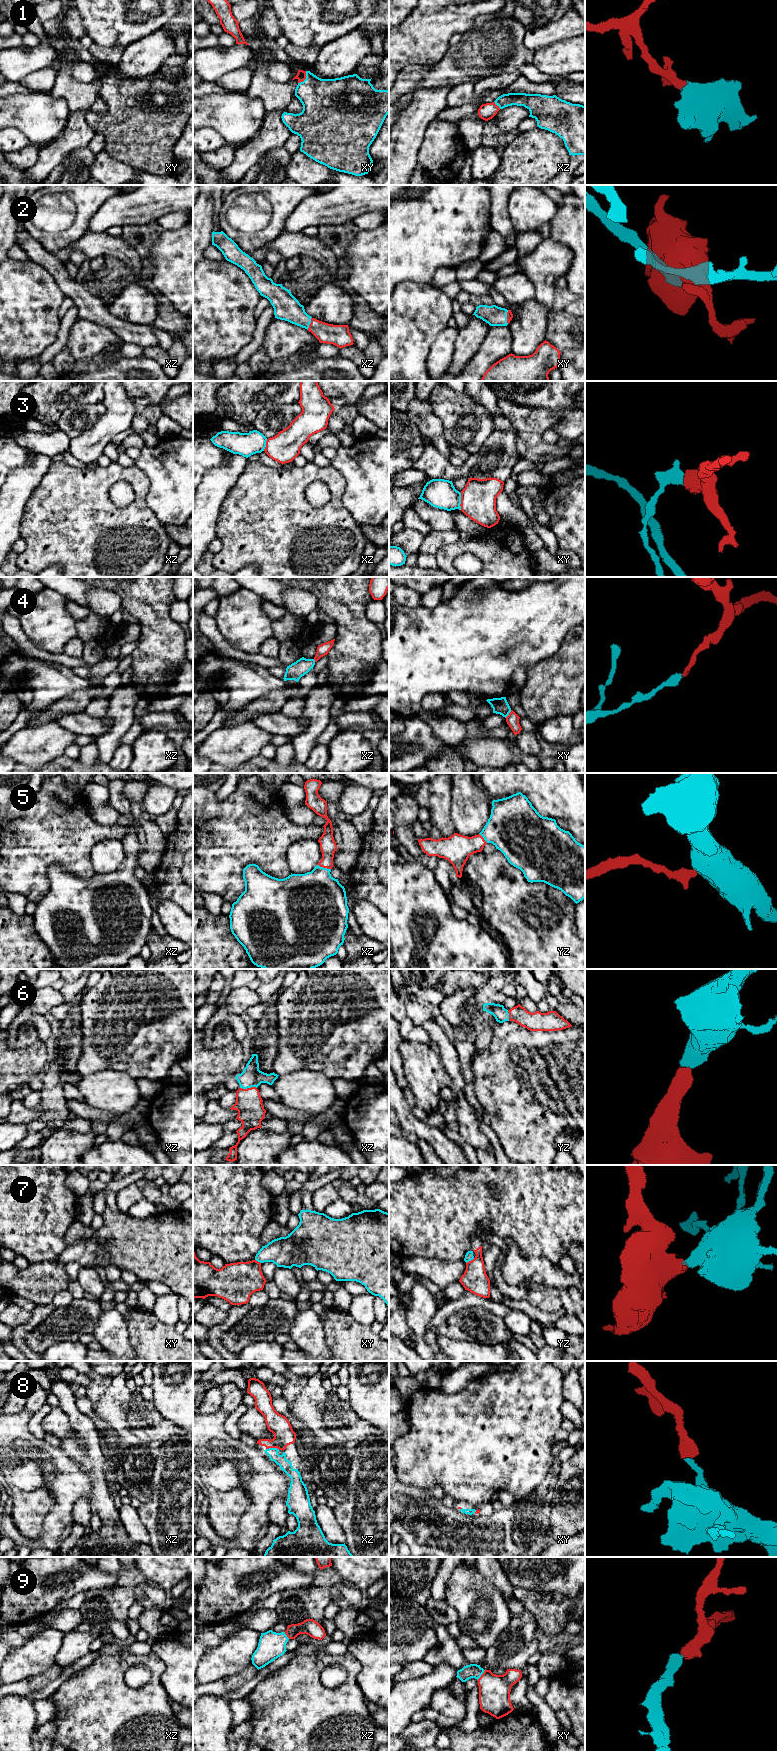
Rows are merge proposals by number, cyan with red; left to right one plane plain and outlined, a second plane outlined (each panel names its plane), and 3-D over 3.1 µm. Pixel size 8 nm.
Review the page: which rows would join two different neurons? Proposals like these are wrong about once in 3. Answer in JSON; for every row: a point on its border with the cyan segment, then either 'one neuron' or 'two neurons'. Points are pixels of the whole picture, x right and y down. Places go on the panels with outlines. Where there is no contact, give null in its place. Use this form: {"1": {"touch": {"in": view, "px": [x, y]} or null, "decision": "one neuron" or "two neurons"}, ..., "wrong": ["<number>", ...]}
{"1": {"touch": {"in": "xy", "px": [306, 78]}, "decision": "one neuron"}, "2": {"touch": {"in": "xy", "px": [506, 317]}, "decision": "one neuron"}, "3": {"touch": {"in": "xy", "px": [460, 501]}, "decision": "two neurons"}, "4": {"touch": {"in": "xy", "px": [508, 714]}, "decision": "two neurons"}, "5": {"touch": {"in": "xz", "px": [324, 868]}, "decision": "one neuron"}, "6": {"touch": {"in": "xz", "px": [248, 1087]}, "decision": "one neuron"}, "7": {"touch": {"in": "yz", "px": [470, 1260]}, "decision": "two neurons"}, "8": {"touch": {"in": "xz", "px": [273, 1448]}, "decision": "one neuron"}, "9": {"touch": {"in": "xy", "px": [481, 1674]}, "decision": "one neuron"}, "wrong": ["3", "4", "7"]}

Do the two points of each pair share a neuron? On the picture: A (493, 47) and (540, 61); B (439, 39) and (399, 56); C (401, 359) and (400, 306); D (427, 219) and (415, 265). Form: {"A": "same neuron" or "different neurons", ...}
{"A": "different neurons", "B": "same neuron", "C": "same neuron", "D": "same neuron"}

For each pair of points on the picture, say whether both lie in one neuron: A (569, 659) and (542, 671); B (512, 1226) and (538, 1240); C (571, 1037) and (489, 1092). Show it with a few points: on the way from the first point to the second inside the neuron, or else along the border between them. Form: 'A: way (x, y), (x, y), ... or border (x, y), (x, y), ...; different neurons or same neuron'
A: way (562, 666), (557, 671), (549, 671); same neuron
B: way (518, 1226), (524, 1226), (532, 1234); same neuron
C: way (550, 1045), (532, 1045), (506, 1071); same neuron

